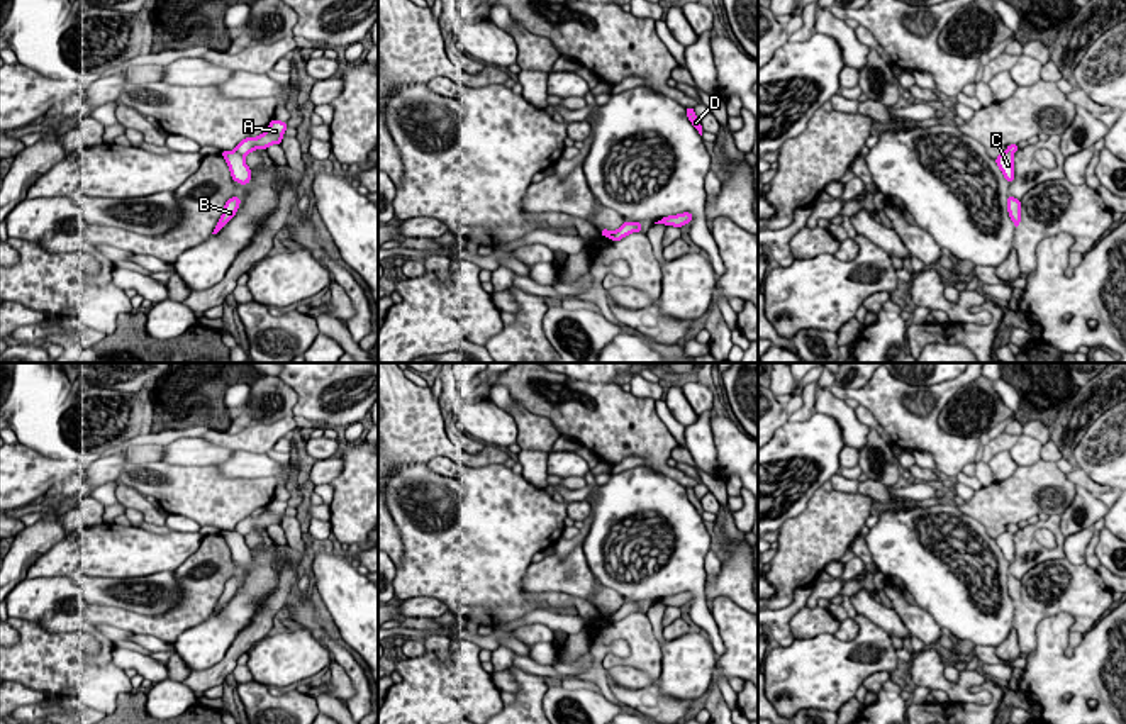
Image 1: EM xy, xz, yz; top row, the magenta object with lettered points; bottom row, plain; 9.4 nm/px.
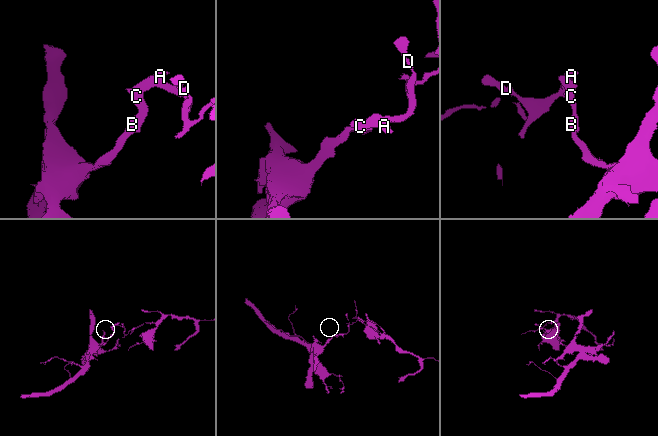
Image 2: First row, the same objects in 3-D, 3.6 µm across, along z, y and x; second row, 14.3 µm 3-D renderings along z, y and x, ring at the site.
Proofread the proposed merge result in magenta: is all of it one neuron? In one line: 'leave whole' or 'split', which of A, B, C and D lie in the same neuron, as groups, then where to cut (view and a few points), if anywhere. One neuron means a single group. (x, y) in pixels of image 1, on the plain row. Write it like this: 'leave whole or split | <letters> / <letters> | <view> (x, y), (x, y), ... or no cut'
split | A D / B C | xy (234, 529), (243, 536)

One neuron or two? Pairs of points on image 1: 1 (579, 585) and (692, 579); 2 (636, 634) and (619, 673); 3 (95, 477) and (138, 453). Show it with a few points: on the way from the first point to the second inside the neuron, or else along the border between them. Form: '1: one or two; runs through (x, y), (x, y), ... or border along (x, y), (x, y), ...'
1: two; border along (580, 545), (587, 567), (596, 577)
2: two; border along (606, 668), (635, 667), (652, 684)
3: one; runs through (105, 467), (121, 450), (128, 451)

